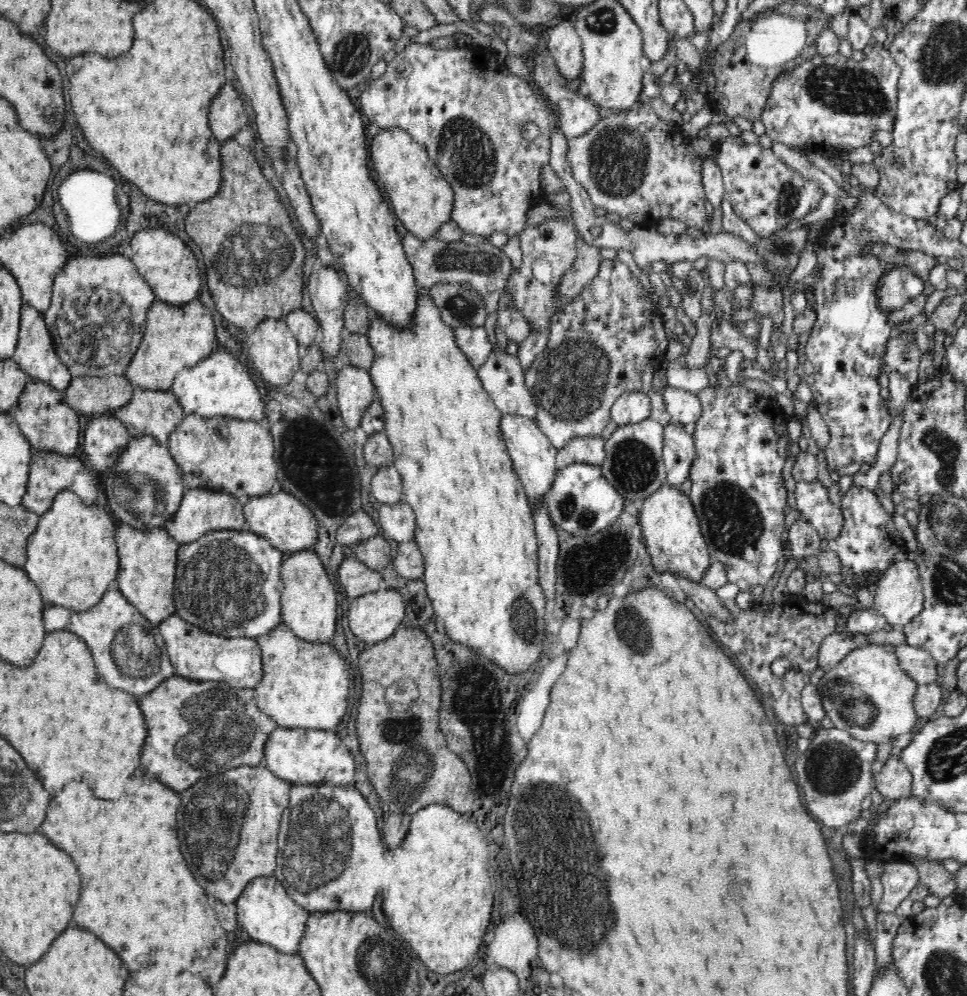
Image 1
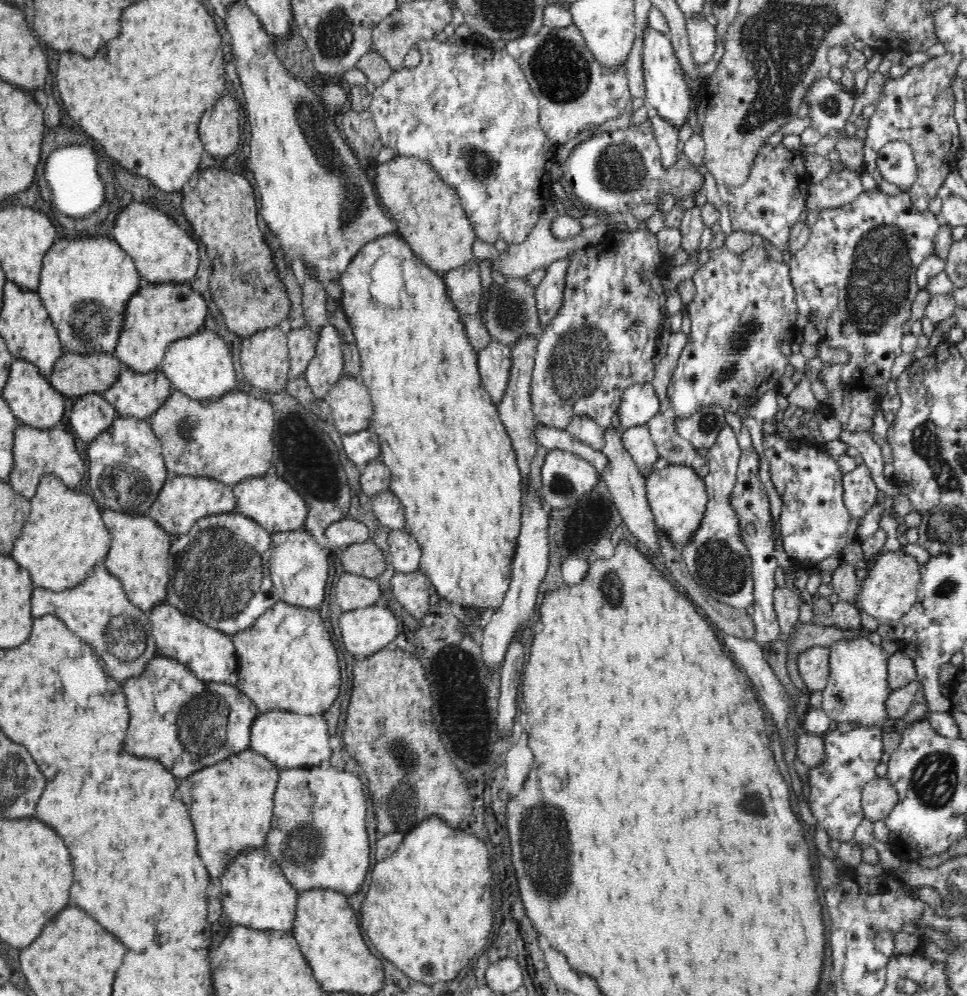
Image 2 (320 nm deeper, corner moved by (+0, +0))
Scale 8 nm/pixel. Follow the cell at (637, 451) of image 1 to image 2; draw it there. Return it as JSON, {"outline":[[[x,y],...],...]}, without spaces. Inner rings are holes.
{"outline":[[[648,425],[627,428],[623,430],[621,437],[623,448],[631,454],[635,465],[639,469],[651,469],[660,456],[650,436]]]}

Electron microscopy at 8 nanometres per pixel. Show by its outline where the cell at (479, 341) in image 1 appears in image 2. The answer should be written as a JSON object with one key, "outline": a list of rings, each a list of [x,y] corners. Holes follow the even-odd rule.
{"outline":[[[491,340],[487,347],[477,353],[482,388],[497,406],[504,396],[512,374],[511,348]]]}

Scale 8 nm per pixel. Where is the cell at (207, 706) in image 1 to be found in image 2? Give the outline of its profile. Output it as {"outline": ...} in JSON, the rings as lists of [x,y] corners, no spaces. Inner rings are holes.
{"outline":[[[158,654],[137,677],[123,681],[122,688],[130,708],[130,726],[124,738],[124,750],[140,758],[158,758],[158,762],[178,778],[189,777],[192,772],[216,765],[218,761],[250,748],[250,728],[259,710],[235,685],[204,682],[197,679],[186,665]]]}

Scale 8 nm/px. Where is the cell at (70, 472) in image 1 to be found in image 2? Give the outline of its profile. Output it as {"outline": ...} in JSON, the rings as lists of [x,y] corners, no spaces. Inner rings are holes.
{"outline":[[[22,422],[14,429],[13,466],[8,482],[23,497],[30,499],[38,488],[38,482],[45,474],[61,478],[66,486],[74,488],[86,474],[86,464],[76,447],[76,438],[61,424],[53,429],[35,429]]]}

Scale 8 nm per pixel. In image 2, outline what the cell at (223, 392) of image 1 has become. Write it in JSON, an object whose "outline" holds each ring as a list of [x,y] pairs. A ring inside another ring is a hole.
{"outline":[[[205,329],[190,337],[181,338],[168,346],[158,368],[168,378],[173,390],[199,401],[216,401],[236,386],[236,372],[232,364],[230,344],[222,333]]]}

